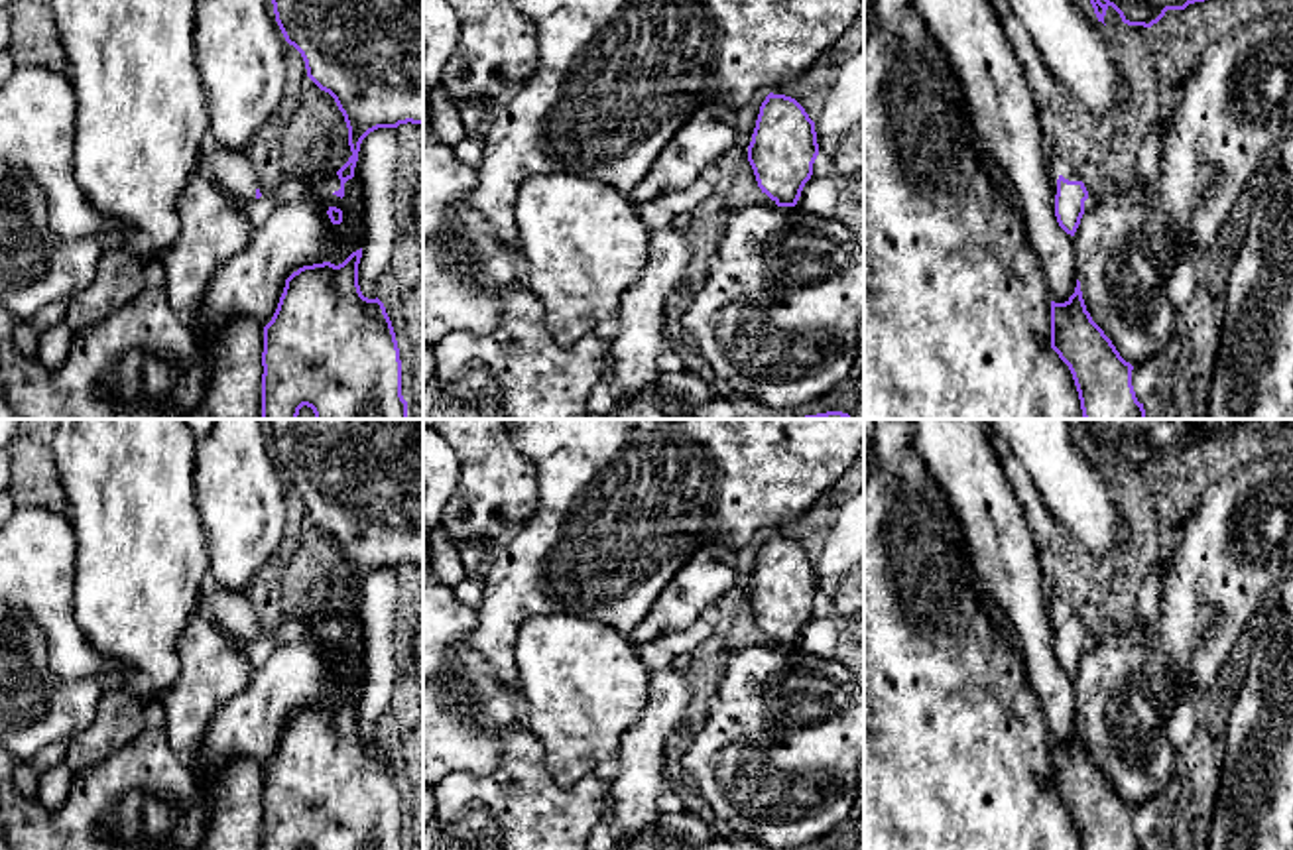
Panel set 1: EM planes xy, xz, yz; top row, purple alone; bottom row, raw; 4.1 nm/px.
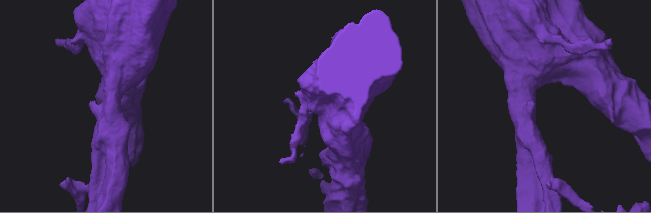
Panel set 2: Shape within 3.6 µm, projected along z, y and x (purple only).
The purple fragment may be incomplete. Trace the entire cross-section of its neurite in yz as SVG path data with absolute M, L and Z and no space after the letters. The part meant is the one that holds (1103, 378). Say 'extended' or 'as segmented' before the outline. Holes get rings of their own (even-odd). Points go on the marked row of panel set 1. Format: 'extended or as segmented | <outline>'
as segmented | M1080 281L1065 303L1051 301L1051 348L1069 366L1084 419L1145 419L1126 362L1086 311Z

